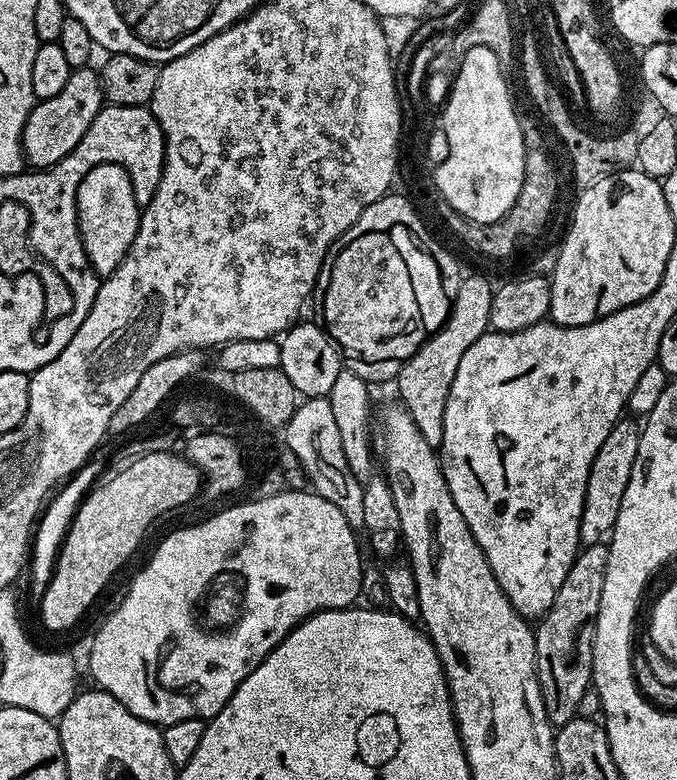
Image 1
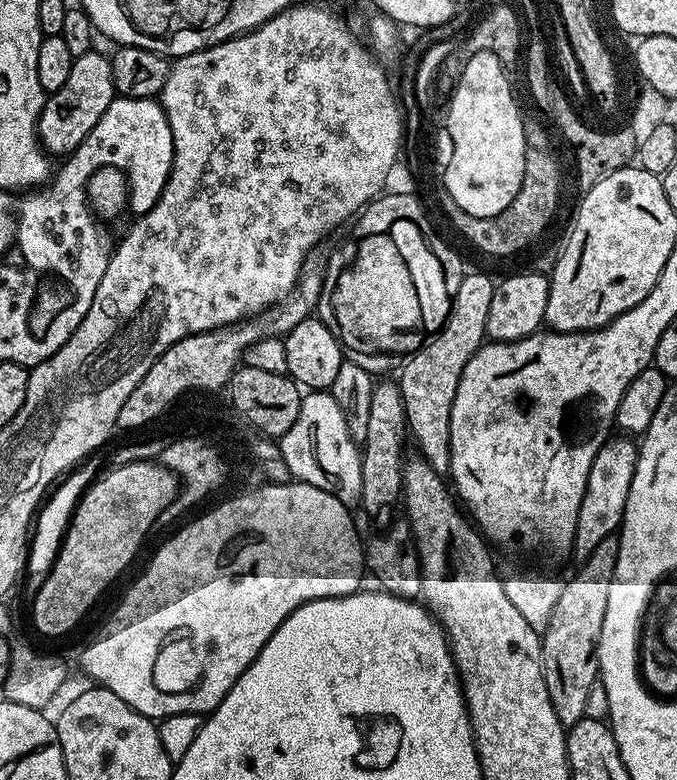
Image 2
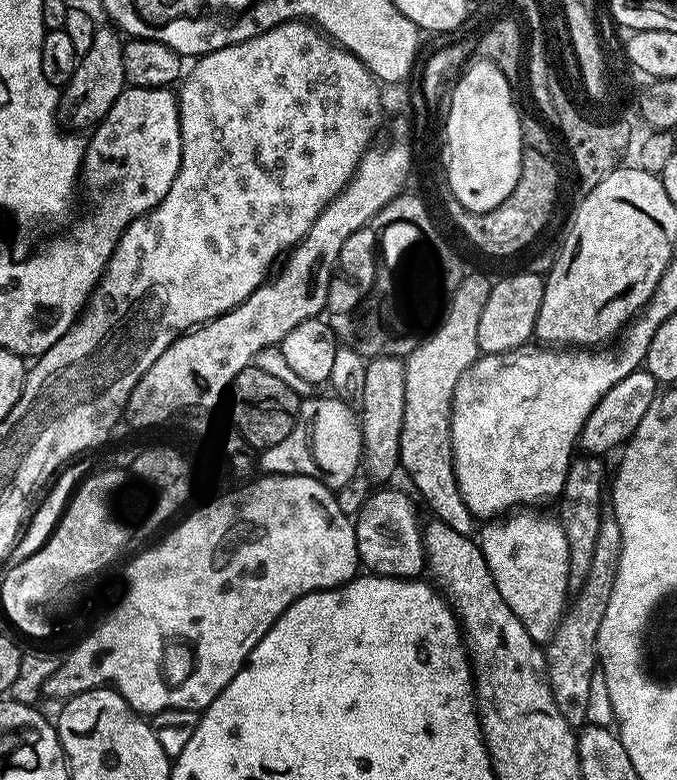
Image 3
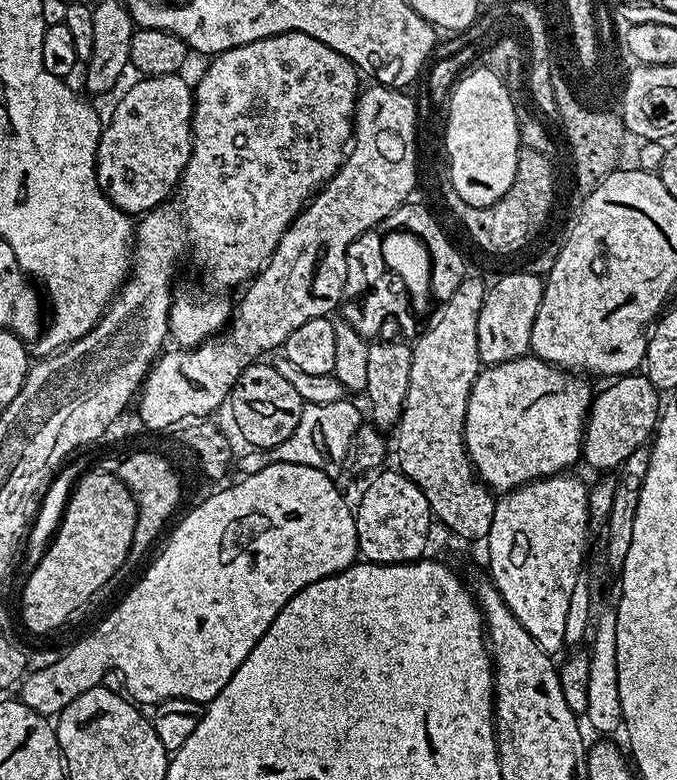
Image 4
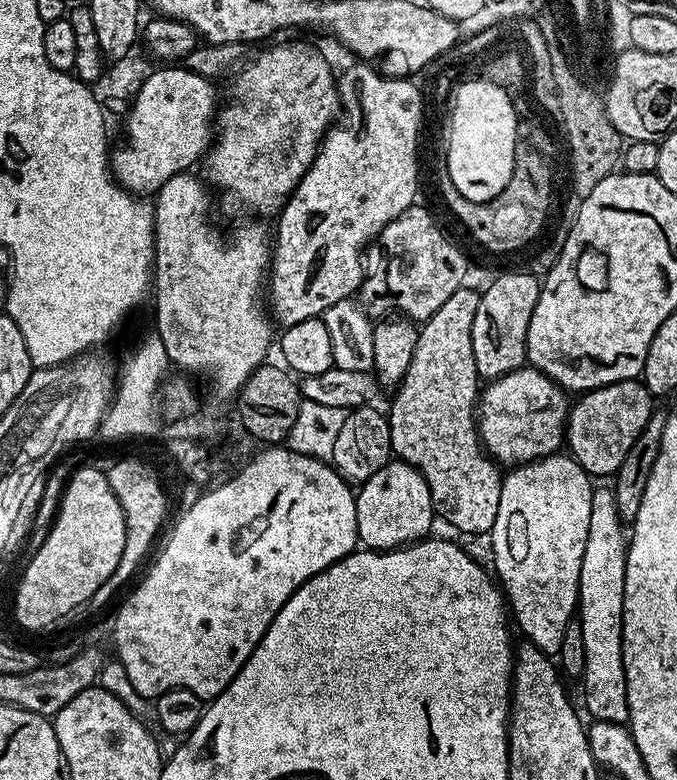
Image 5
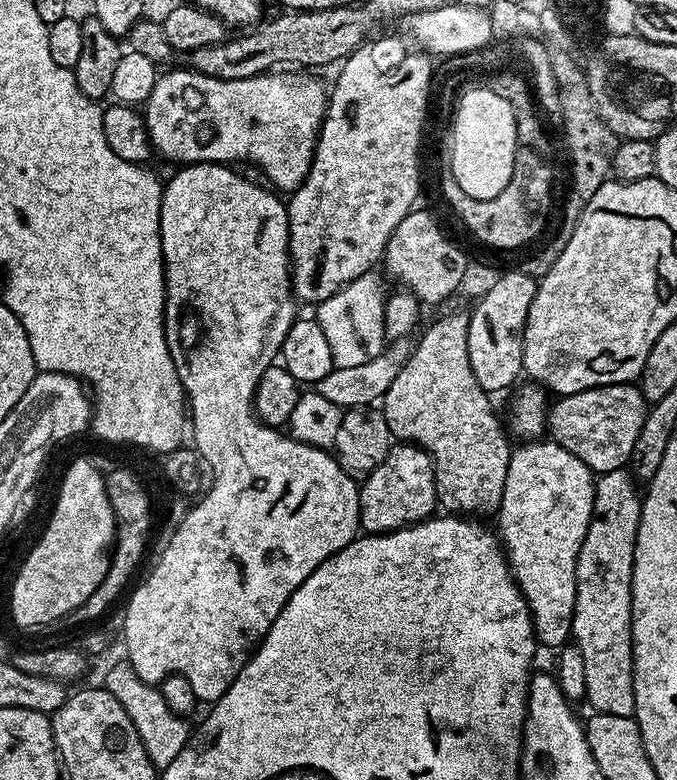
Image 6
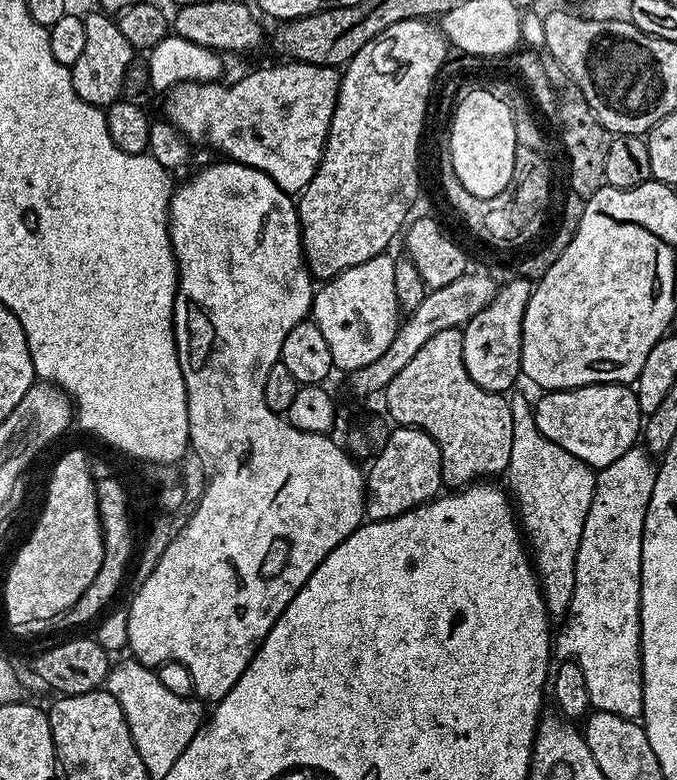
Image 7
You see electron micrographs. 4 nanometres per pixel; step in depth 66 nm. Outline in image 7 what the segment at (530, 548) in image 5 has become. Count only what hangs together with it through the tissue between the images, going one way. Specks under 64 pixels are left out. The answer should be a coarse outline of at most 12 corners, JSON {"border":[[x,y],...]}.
{"border":[[509,395],[504,473],[548,613],[572,597],[596,472]]}

